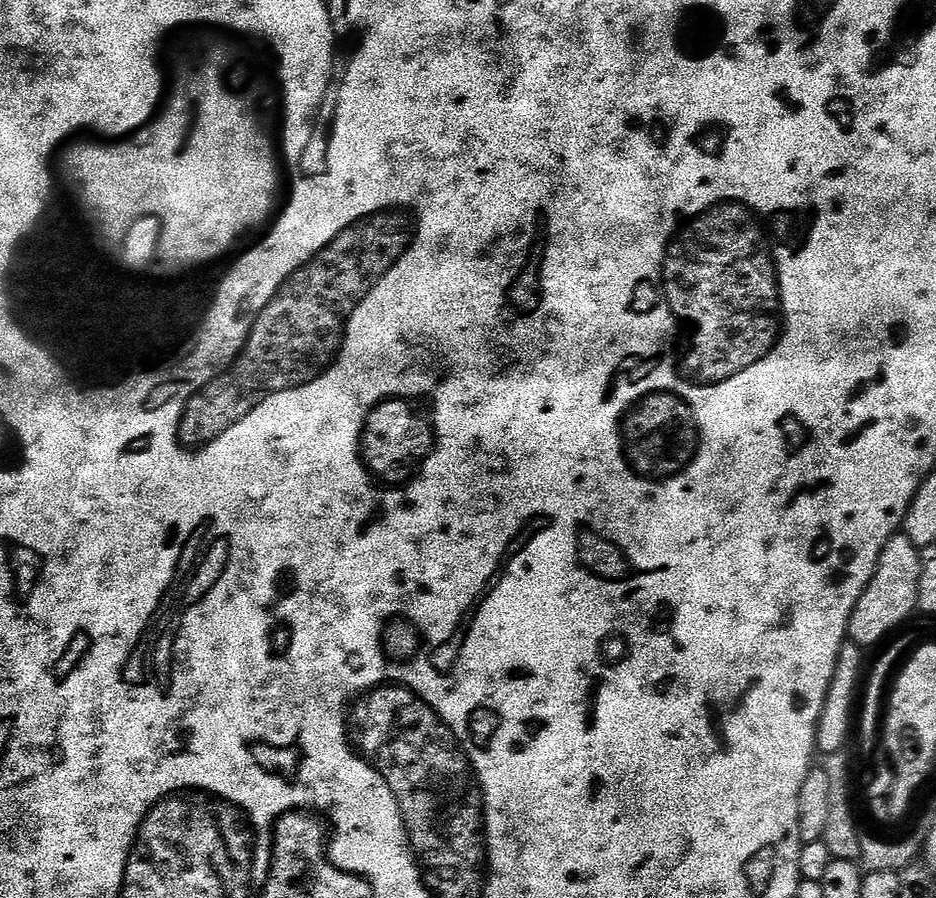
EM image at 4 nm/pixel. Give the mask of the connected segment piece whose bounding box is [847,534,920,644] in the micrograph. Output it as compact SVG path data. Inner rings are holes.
M903 534L891 536L878 558L878 566L866 586L866 590L858 598L848 623L847 639L857 644L880 639L884 632L896 624L912 606L915 599L916 577L920 573L920 549Z

